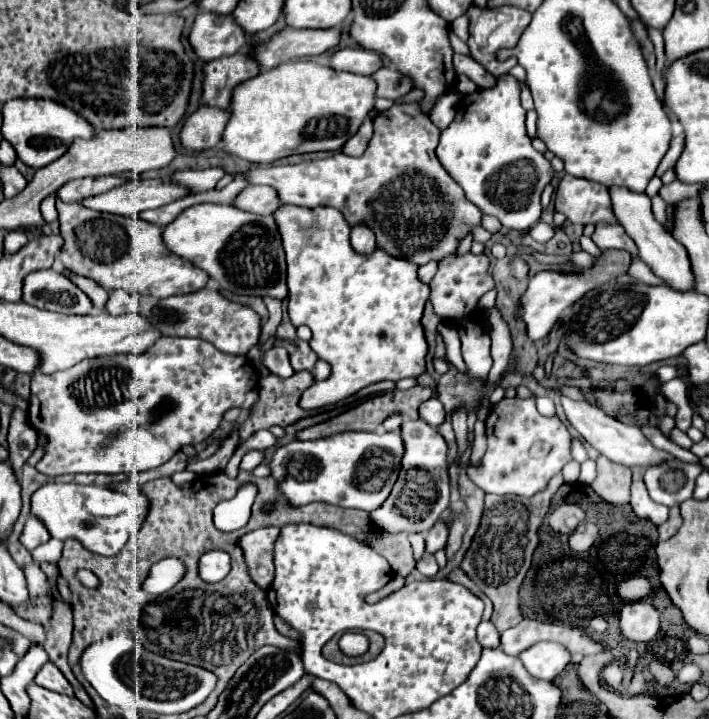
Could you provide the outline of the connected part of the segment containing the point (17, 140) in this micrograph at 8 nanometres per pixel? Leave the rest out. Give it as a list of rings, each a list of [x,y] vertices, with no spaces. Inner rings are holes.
[[[44,98],[8,100],[2,114],[2,136],[14,146],[18,158],[34,168],[44,168],[46,164],[58,160],[76,138],[90,140],[90,136],[96,136],[96,128],[92,128],[92,124],[88,124],[78,112],[72,112],[70,108],[64,108],[62,104],[54,104],[52,100]]]

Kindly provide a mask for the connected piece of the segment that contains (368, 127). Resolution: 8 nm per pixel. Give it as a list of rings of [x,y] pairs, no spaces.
[[[364,120],[364,124],[360,126],[360,130],[344,144],[342,152],[346,156],[360,156],[366,150],[370,138],[372,138],[372,120]]]

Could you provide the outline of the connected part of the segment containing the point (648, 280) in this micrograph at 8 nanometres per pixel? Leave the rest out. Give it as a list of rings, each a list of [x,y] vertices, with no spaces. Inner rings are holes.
[[[639,258],[633,259],[627,274],[632,276],[637,282],[657,286],[664,282],[654,275],[651,269]]]

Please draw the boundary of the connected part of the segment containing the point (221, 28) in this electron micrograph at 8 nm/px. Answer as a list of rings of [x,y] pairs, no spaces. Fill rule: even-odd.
[[[200,12],[190,30],[190,44],[202,60],[210,62],[244,50],[248,38],[232,20],[232,14],[220,16],[214,12]]]

